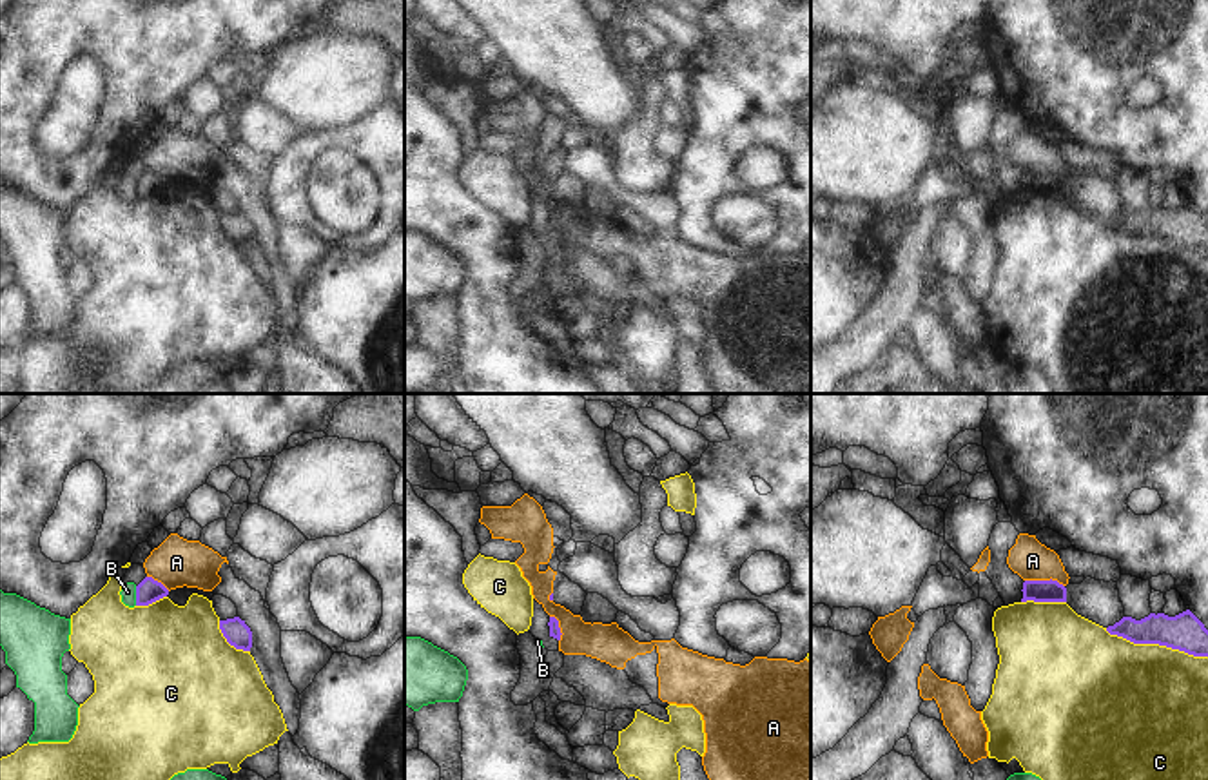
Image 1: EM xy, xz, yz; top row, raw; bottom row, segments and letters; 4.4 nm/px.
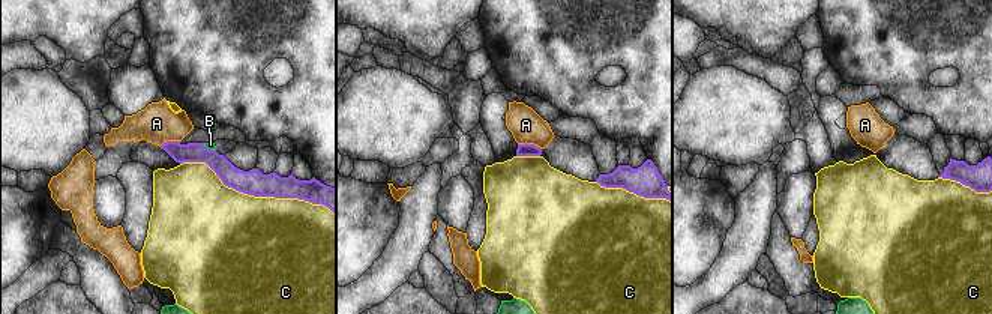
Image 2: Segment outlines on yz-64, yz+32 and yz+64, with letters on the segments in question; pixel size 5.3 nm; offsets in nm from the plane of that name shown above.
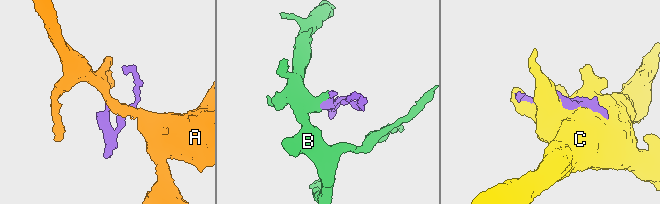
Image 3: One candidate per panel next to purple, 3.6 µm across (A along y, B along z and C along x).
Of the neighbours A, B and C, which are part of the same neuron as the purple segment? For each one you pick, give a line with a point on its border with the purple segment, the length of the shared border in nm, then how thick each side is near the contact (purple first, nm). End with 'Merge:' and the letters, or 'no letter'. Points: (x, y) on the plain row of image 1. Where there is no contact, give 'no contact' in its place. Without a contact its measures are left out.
Merge: no letter

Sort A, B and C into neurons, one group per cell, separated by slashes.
A / B / C

